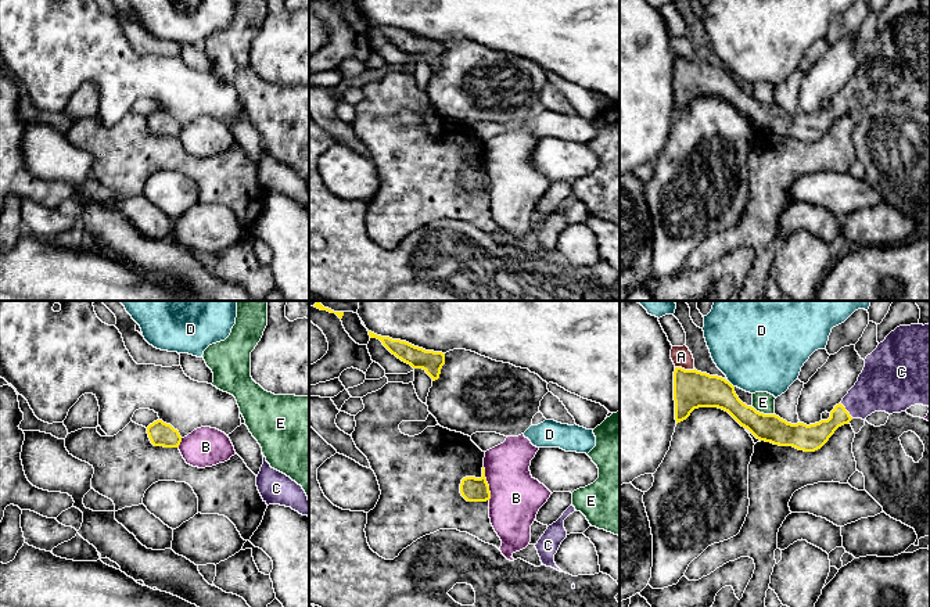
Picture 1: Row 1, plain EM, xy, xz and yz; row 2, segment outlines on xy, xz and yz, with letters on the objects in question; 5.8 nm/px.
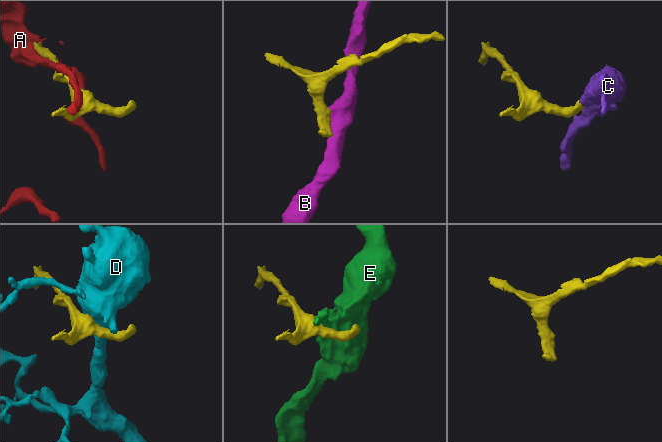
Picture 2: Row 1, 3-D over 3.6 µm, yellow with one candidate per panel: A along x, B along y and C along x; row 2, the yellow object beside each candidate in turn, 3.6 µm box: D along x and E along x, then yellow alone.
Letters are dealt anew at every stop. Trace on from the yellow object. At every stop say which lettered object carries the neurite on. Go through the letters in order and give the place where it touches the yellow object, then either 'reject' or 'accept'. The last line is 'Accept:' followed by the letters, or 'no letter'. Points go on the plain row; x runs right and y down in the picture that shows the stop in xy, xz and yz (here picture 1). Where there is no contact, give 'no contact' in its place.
A: meets yellow in yz at (683, 58); reject
B: meets yellow in xz at (487, 173); reject
C: meets yellow in yz at (846, 100); accept
D: meets yellow in yz at (731, 74); reject
E: meets yellow in yz at (762, 103); reject
Accept: C

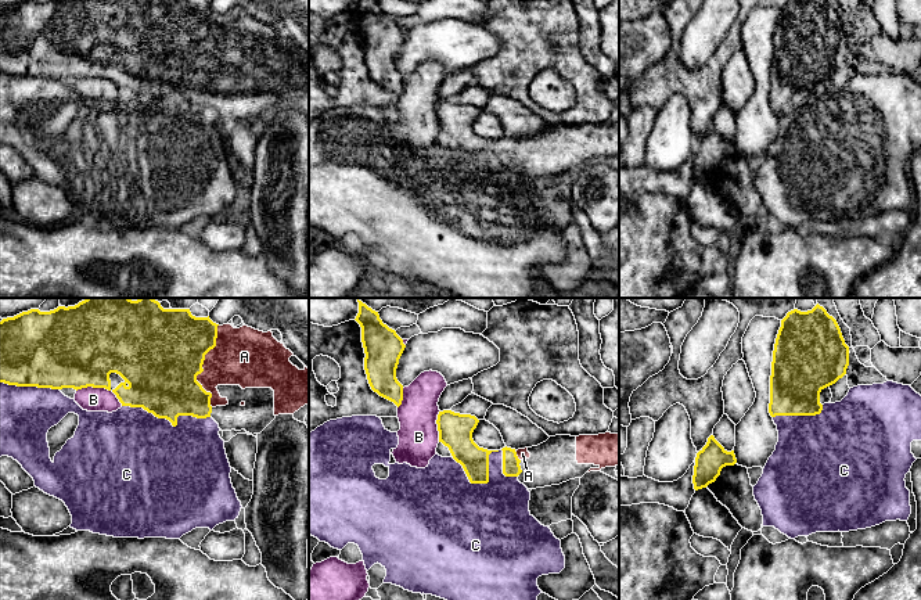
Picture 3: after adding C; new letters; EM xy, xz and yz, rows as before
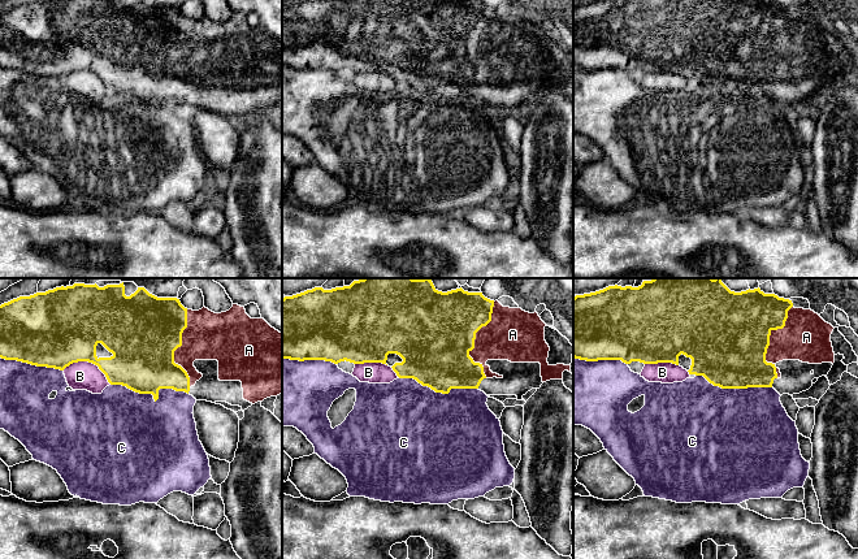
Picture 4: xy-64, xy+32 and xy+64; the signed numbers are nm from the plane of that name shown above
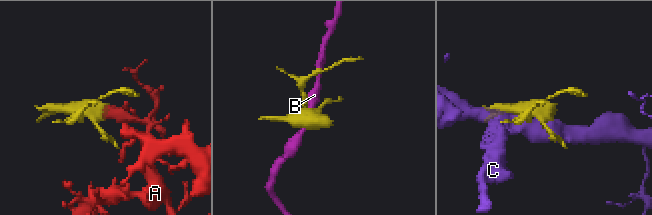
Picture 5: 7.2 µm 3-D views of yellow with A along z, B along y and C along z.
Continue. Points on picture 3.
A: meets yellow in xy at (201, 56); accept
B: meets yellow in xy at (101, 76); reject
C: meets yellow in xz at (488, 154); reject
Accept: A

